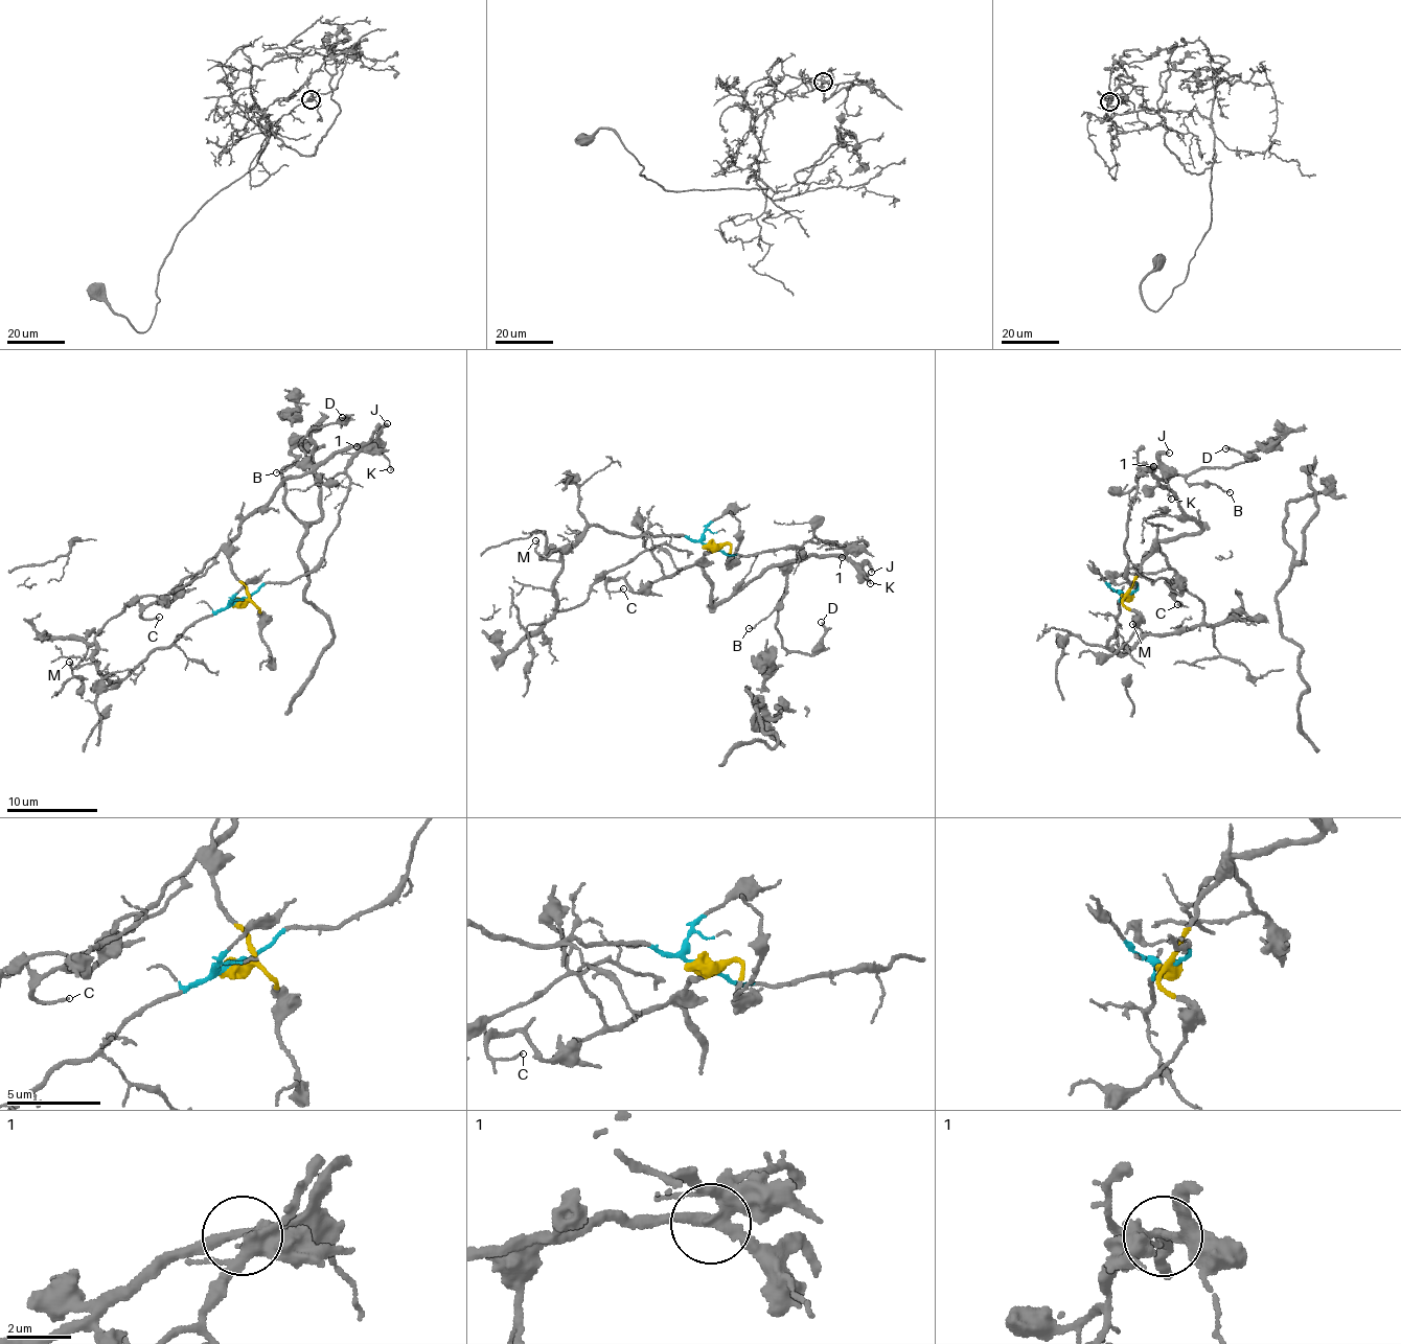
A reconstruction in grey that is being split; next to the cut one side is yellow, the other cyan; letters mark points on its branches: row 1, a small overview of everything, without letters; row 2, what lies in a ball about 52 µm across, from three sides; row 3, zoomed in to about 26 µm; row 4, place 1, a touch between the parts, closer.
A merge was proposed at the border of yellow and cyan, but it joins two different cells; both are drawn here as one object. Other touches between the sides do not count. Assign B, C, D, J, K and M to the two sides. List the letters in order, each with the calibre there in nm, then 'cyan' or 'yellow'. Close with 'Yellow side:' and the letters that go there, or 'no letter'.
B: calibre 120 nm; yellow
C: calibre 130 nm; yellow
D: calibre 130 nm; yellow
J: calibre 260 nm; yellow
K: calibre 120 nm; yellow
M: calibre 130 nm; cyan
Yellow side: B, C, D, J, K

